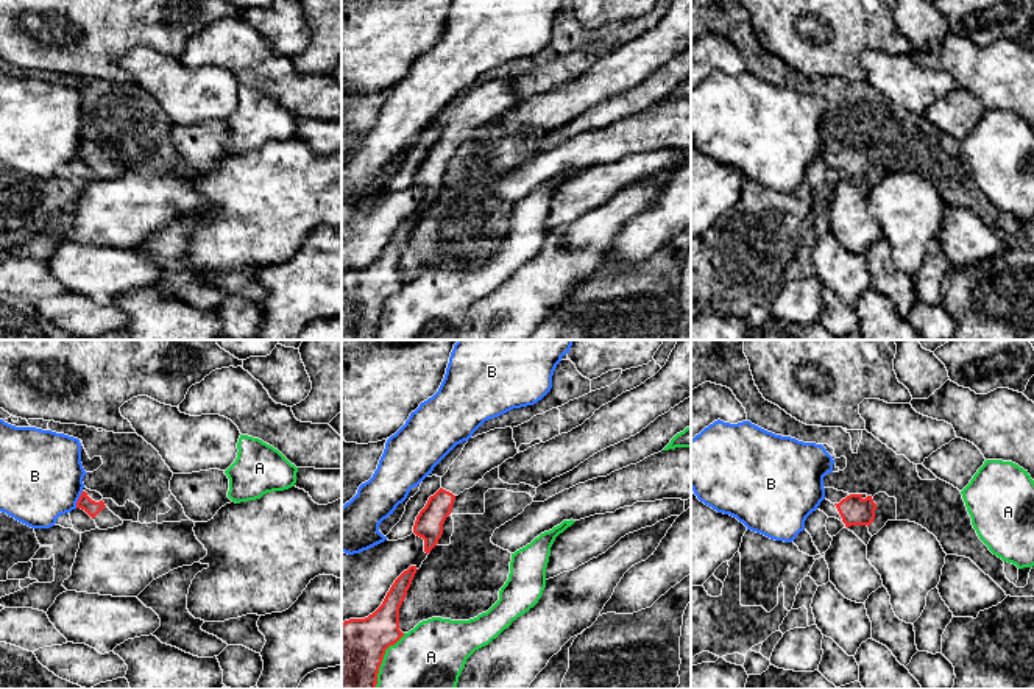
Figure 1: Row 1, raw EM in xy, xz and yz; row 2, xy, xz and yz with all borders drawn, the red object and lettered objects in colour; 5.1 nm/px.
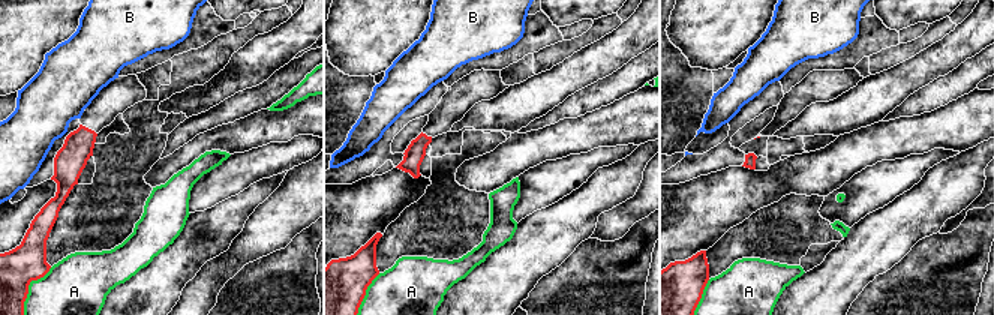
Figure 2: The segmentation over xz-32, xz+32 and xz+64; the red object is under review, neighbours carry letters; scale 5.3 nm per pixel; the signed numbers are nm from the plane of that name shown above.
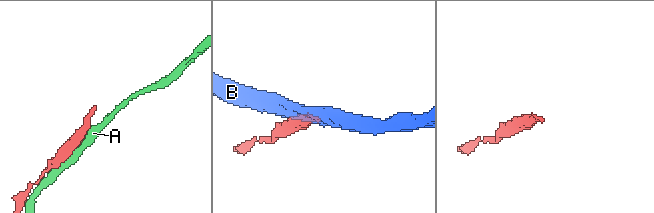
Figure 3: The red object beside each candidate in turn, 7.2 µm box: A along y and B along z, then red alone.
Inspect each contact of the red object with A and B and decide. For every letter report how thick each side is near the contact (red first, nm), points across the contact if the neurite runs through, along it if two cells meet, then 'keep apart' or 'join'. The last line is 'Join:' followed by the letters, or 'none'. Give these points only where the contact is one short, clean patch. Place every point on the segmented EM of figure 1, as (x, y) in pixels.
A: 380/400 nm | keep apart
B: 80/440 nm | keep apart
Join: none

